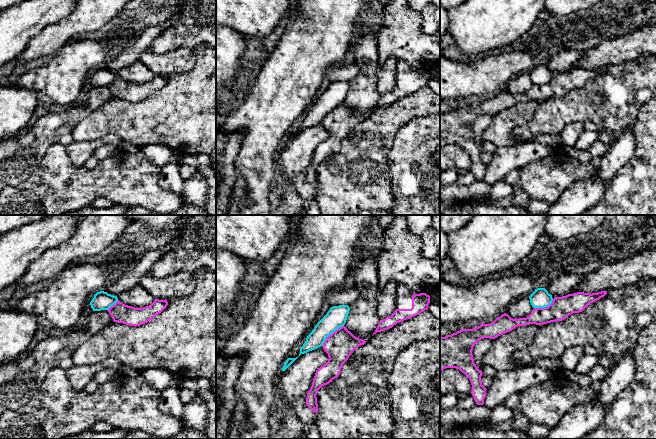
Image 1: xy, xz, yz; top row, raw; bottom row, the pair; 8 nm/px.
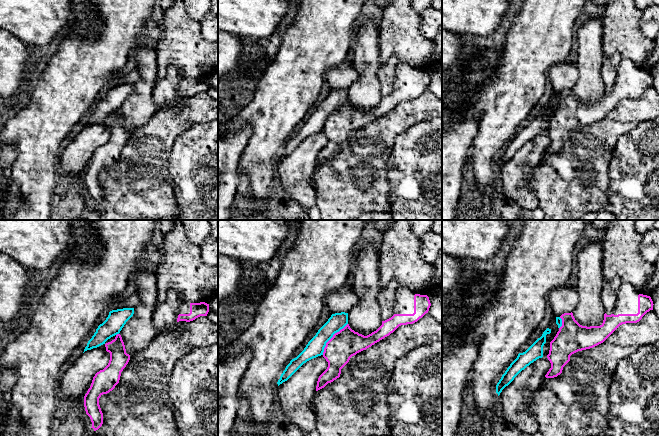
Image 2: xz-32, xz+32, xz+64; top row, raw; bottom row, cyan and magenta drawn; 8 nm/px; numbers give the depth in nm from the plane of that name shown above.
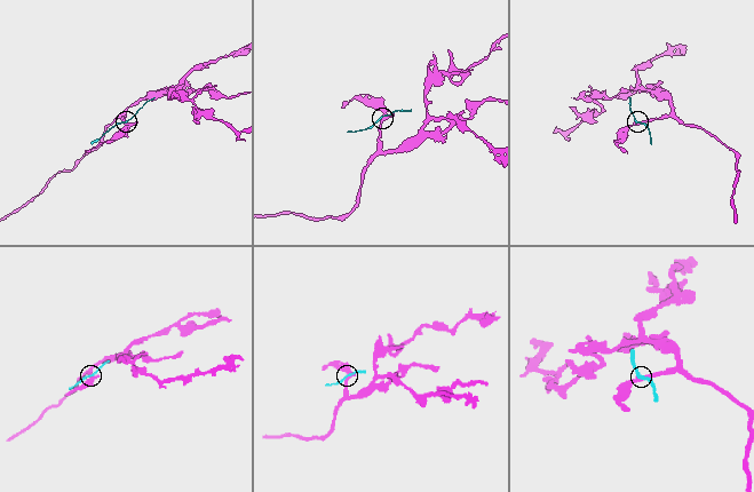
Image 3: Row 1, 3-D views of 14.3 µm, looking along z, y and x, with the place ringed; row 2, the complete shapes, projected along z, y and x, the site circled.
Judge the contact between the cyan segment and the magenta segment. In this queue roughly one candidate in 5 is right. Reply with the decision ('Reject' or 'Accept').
Reject

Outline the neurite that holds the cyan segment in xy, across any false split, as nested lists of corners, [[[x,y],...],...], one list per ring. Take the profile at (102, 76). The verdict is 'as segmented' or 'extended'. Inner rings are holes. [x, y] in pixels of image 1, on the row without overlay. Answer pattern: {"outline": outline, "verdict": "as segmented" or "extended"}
{"outline": [[[100,67],[94,71],[94,74],[90,78],[93,87],[108,86],[118,77],[117,72],[108,70],[107,68]]], "verdict": "as segmented"}

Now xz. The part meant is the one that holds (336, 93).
{"outline": [[[348,81],[331,83],[307,112],[305,119],[300,124],[299,132],[321,123],[329,111],[345,101],[349,87]]], "verdict": "as segmented"}

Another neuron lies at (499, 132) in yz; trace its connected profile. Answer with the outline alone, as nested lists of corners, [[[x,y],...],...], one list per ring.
[[[536,100],[518,102],[498,112],[494,115],[490,126],[484,131],[483,139],[494,143],[497,148],[517,145],[511,137],[512,130],[530,121],[540,102]]]

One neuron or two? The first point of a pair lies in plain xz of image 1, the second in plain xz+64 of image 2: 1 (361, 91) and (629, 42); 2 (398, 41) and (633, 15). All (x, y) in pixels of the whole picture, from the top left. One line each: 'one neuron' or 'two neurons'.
1: two neurons
2: one neuron

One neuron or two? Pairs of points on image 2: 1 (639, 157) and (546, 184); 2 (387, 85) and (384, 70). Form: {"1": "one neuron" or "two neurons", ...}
{"1": "two neurons", "2": "one neuron"}

